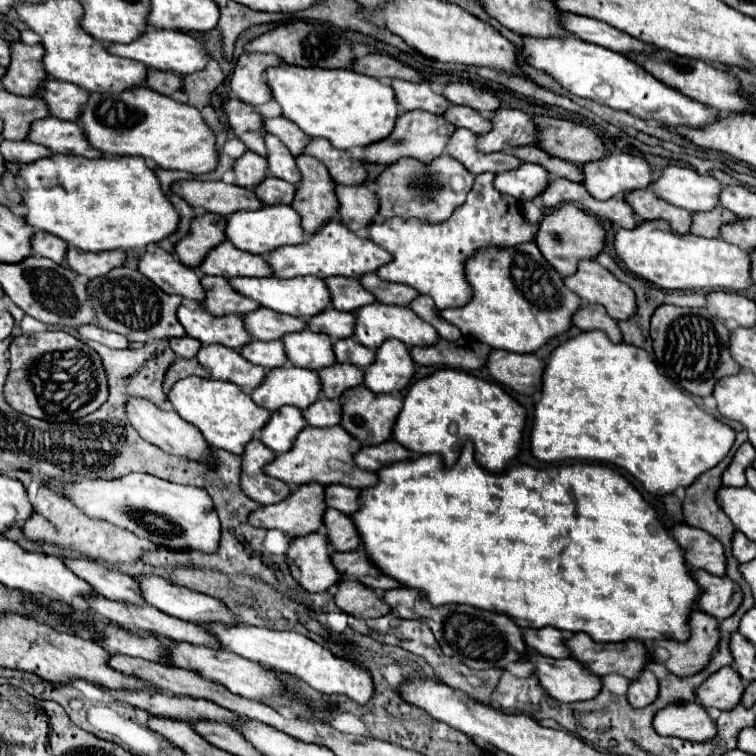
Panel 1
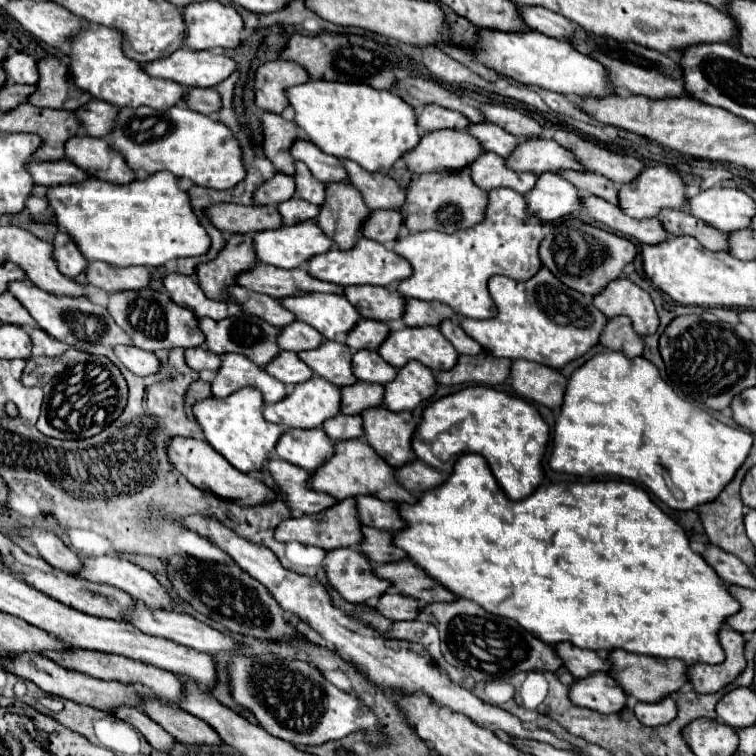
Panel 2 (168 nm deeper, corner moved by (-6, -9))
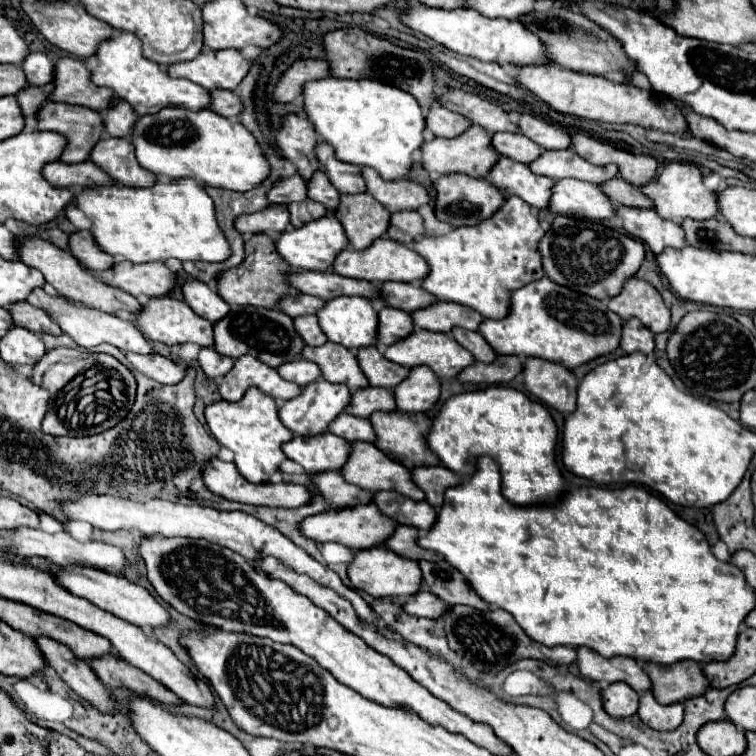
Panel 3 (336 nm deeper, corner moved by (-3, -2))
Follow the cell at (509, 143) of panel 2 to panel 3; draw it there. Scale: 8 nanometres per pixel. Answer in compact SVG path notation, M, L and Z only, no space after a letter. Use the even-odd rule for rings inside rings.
M497 132L497 134L493 134L491 142L501 156L509 156L523 164L529 164L543 152L529 138L525 138L523 134L513 134L513 132Z

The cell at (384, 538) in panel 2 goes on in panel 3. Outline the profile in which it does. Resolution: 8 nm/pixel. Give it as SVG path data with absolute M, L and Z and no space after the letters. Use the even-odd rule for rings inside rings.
M397 526L395 528L395 534L391 534L383 546L393 550L395 554L407 558L407 560L441 560L439 554L431 552L431 550L425 550L425 548L419 548L415 544L415 538L417 538L417 530L413 526Z

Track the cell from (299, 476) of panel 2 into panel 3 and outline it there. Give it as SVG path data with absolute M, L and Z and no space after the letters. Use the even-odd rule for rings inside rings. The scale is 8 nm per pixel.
M321 472L321 474L309 474L311 484L317 488L321 498L325 502L337 506L337 508L347 508L347 506L357 506L363 502L371 502L373 494L365 492L353 484L347 484L341 474L337 472Z

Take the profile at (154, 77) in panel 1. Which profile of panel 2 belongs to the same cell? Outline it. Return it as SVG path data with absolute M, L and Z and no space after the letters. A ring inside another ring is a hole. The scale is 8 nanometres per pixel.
M188 89L188 95L182 105L204 115L216 115L216 111L222 109L220 93L216 93L216 89Z

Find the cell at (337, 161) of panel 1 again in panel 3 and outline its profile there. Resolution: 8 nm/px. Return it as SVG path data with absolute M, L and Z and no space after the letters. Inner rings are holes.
M361 168L361 174L365 178L367 192L377 198L389 212L399 210L417 210L421 204L431 202L427 190L407 178L401 180L383 180L373 168Z

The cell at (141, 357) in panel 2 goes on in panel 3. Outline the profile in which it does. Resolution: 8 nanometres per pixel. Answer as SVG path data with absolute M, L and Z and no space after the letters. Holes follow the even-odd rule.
M125 352L125 356L133 368L137 368L145 376L149 376L161 384L175 384L185 376L185 370L181 366L177 366L175 362L171 362L169 358L165 358L161 354L143 356L143 354Z

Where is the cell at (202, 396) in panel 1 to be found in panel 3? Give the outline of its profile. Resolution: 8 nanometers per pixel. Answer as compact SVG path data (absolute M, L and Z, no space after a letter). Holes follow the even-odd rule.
M251 386L239 402L219 400L209 404L205 408L205 420L217 442L233 450L233 462L249 482L269 482L269 474L285 460L281 444L293 438L293 432L277 416L277 402L257 390L257 386Z

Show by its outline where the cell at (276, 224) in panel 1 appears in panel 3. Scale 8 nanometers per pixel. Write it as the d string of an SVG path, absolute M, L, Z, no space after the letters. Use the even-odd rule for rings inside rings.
M327 214L323 218L303 224L301 228L283 230L281 236L275 240L275 250L295 270L331 270L333 258L343 248L347 248L347 244L349 242L347 242L341 222L333 214Z

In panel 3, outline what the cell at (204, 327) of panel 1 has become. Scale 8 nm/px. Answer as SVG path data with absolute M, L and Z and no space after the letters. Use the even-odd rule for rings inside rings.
M241 306L233 308L221 322L213 324L215 332L215 350L229 356L229 358L239 358L241 354L251 354L265 362L271 368L277 368L283 362L289 362L293 358L299 358L303 350L303 342L299 334L293 328L293 320L279 312L279 310L269 310L269 308L257 308L257 306Z

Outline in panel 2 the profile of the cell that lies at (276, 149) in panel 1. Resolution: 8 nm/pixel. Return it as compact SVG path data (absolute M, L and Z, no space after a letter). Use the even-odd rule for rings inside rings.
M296 161L296 177L294 179L296 179L296 193L300 199L304 199L312 205L318 205L318 207L324 203L326 185L320 183L302 161Z

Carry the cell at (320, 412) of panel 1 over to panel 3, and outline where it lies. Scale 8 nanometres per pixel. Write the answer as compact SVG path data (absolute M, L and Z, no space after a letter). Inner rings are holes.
M341 412L331 424L329 424L329 432L345 438L347 442L373 442L375 434L373 434L373 426L369 422L369 418L357 418L351 416L347 412Z

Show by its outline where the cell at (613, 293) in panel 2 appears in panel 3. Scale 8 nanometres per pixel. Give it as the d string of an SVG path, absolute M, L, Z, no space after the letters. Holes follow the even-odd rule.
M633 276L625 280L621 292L609 298L607 306L623 320L627 320L629 316L639 318L643 326L649 328L653 334L669 330L669 322L671 322L669 308L663 304L661 294L641 278Z

